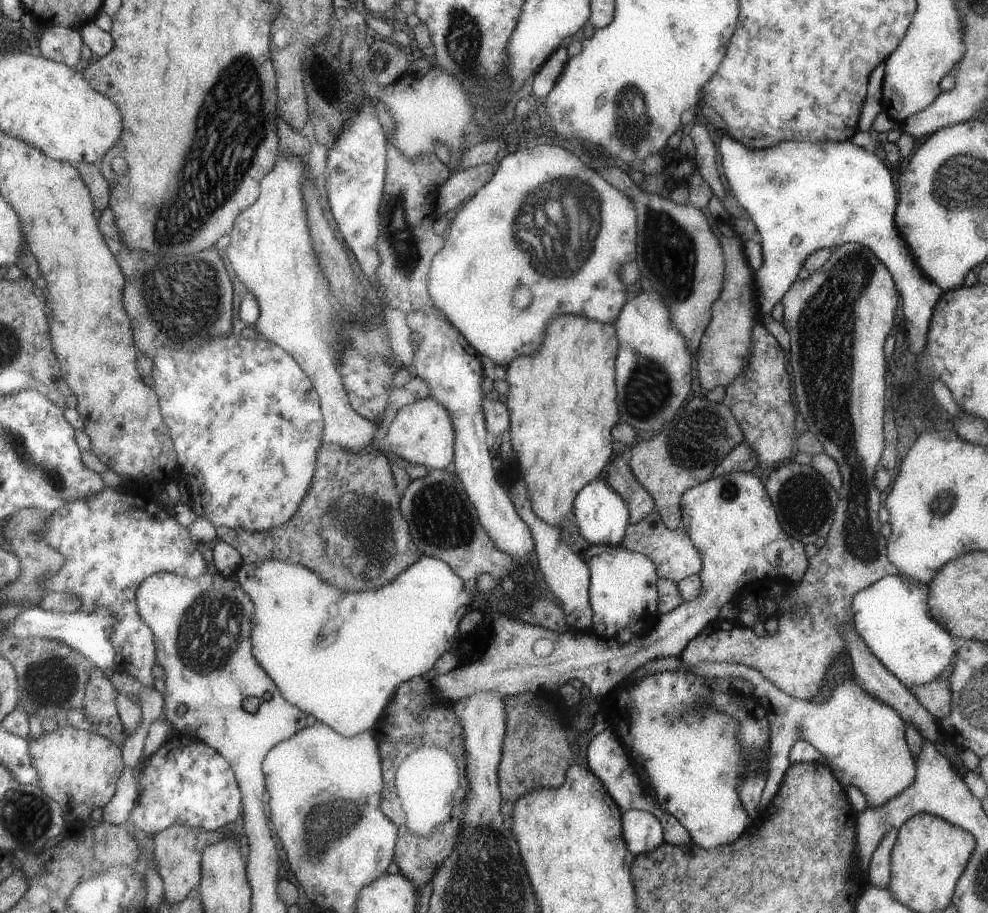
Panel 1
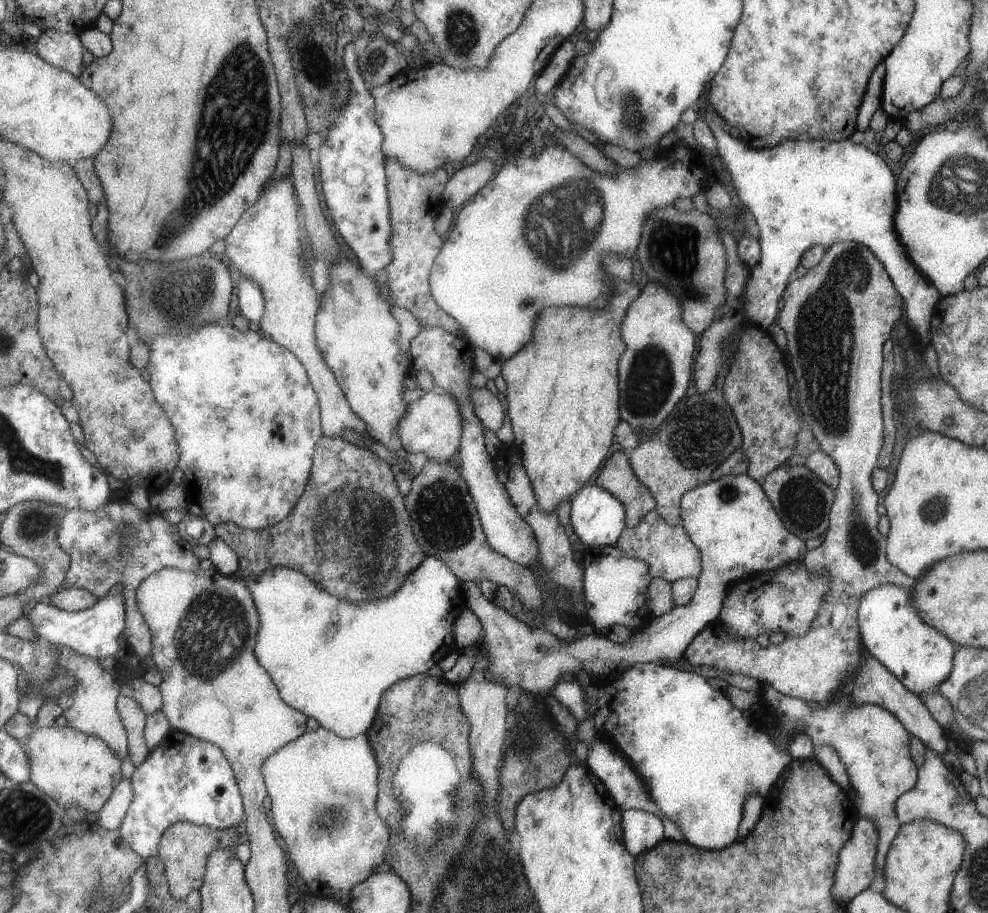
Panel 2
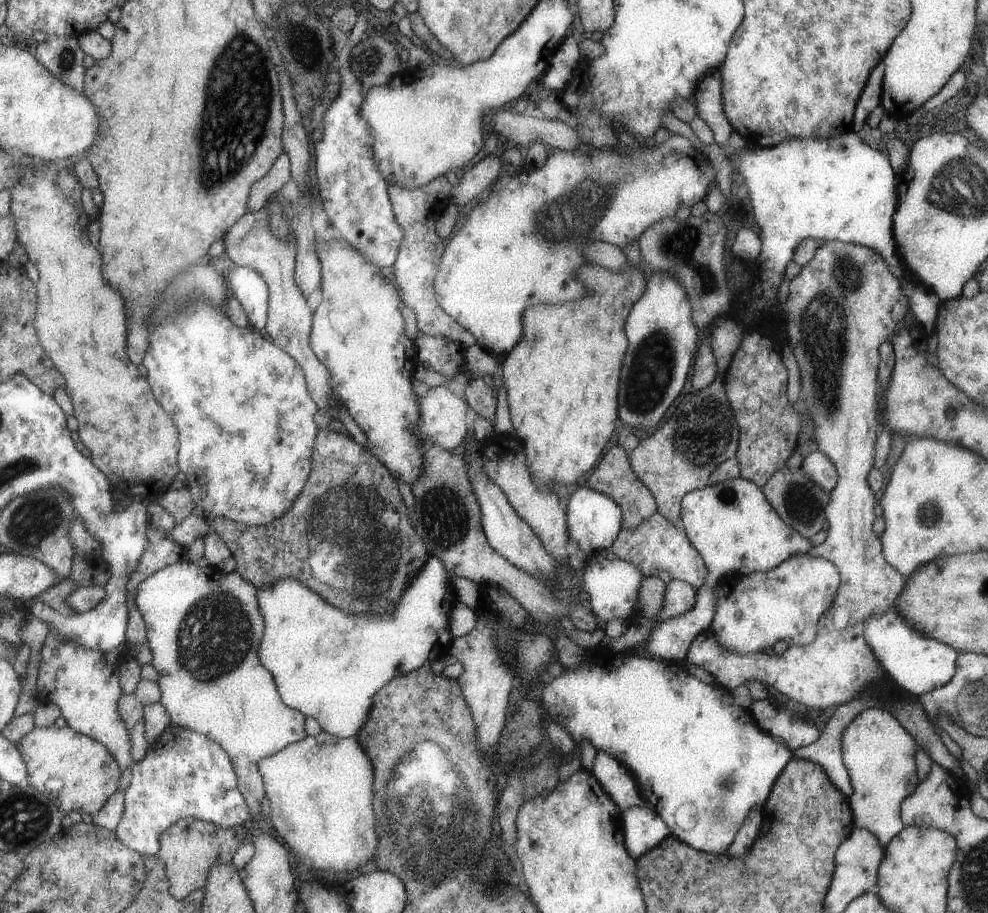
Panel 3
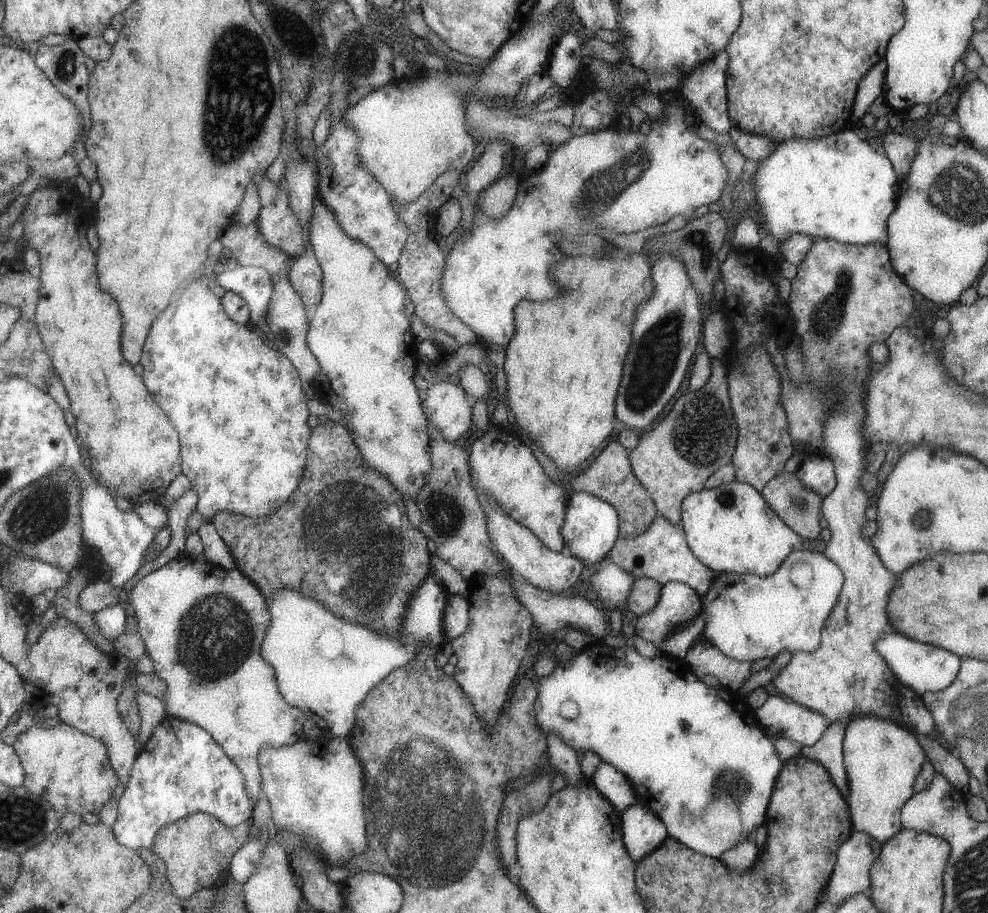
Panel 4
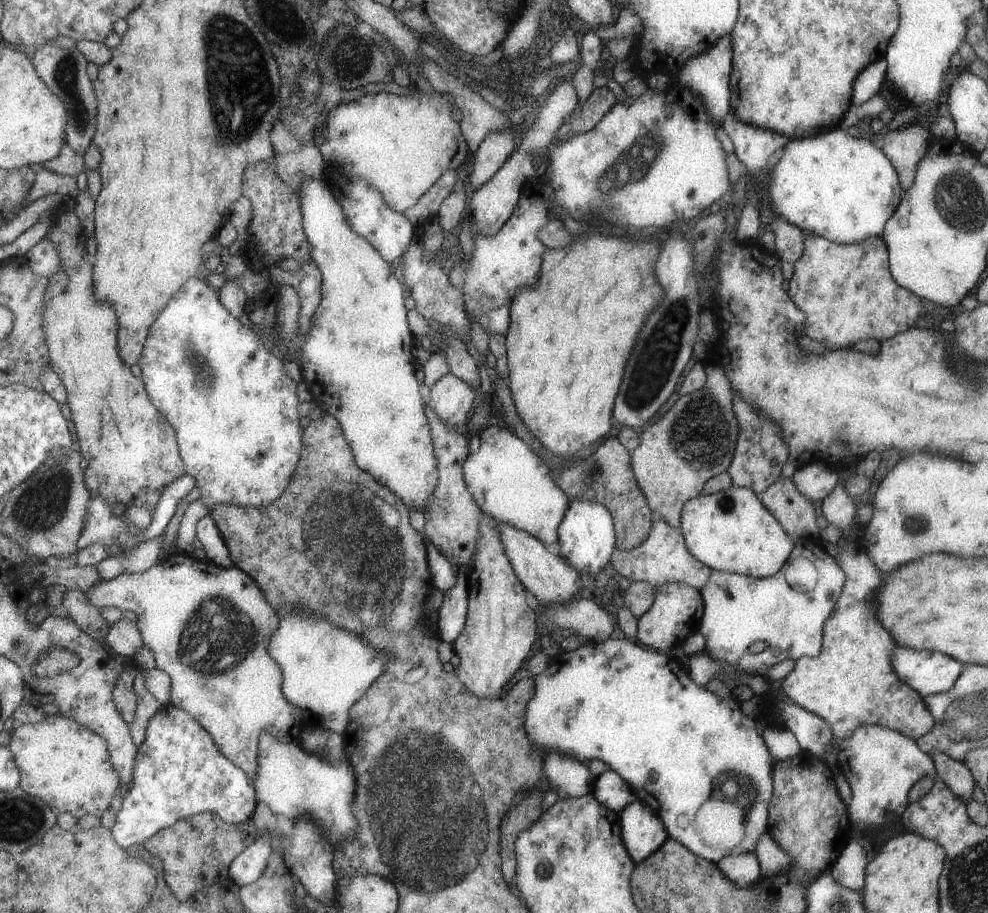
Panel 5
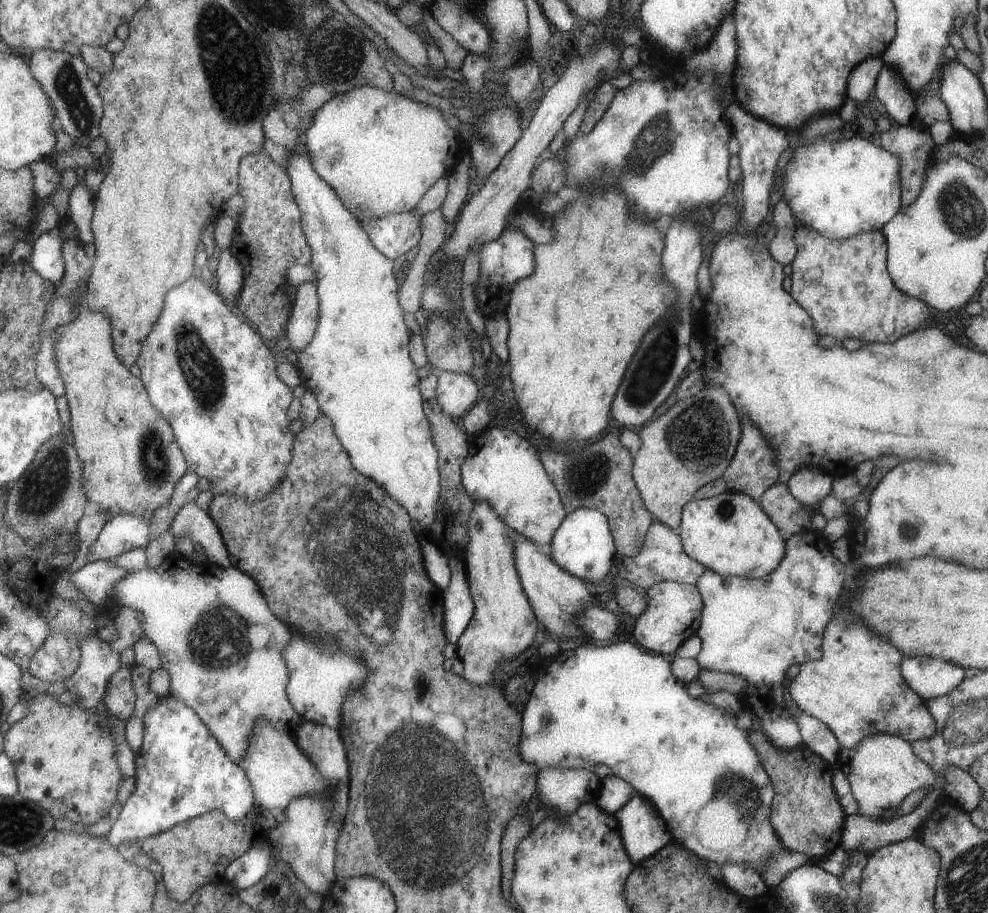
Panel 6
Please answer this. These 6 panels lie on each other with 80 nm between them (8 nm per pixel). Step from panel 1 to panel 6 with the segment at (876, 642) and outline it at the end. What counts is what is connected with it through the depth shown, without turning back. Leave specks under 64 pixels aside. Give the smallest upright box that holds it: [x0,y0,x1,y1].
[902,656,970,700]

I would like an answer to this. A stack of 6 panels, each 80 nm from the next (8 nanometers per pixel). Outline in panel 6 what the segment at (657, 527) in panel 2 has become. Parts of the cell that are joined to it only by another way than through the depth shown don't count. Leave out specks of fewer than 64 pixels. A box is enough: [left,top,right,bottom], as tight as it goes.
[616,520,706,590]

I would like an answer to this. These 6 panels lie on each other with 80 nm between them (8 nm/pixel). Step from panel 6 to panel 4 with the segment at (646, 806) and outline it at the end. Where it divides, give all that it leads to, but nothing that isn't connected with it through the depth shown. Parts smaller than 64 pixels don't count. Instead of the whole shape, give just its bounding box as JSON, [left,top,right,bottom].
[622,803,666,862]

